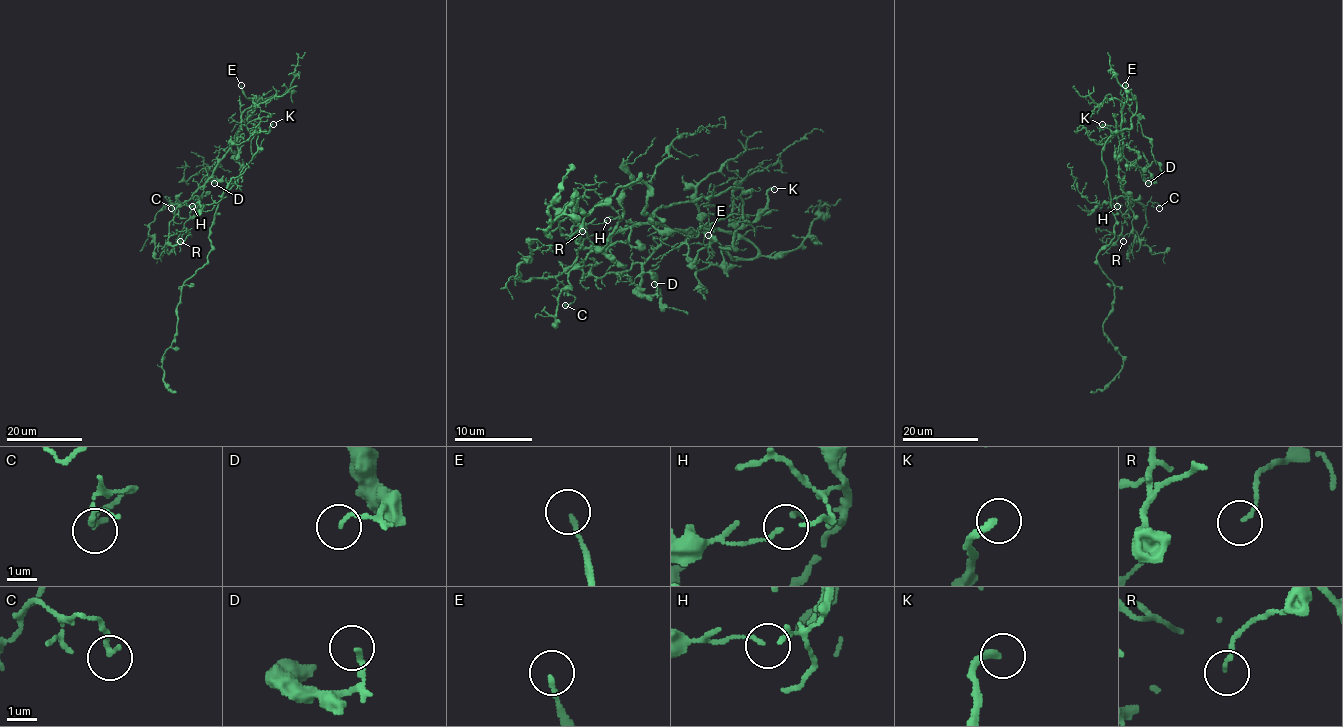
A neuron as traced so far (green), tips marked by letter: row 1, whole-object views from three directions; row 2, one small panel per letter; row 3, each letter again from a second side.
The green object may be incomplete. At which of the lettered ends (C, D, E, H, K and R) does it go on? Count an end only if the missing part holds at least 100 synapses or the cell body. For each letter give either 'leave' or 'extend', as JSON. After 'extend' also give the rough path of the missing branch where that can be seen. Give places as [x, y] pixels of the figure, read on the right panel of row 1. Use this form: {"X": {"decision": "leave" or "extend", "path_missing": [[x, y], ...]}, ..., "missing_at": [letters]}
{"C": {"decision": "leave"}, "D": {"decision": "leave"}, "E": {"decision": "extend", "path_missing": [[1125, 85], [1123, 78], [1106, 64], [1096, 50], [1102, 43]]}, "H": {"decision": "leave"}, "K": {"decision": "leave"}, "R": {"decision": "leave"}, "missing_at": ["E"]}

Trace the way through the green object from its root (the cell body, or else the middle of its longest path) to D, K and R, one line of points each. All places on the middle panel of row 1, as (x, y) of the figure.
D: (710, 196), (739, 187), (739, 220), (747, 216), (675, 229), (642, 266), (640, 291), (652, 295), (654, 284)
K: (710, 196), (739, 187), (743, 223), (747, 225), (767, 204), (767, 192), (774, 189)
R: (710, 196), (739, 187), (739, 220), (747, 216), (701, 229), (638, 223), (604, 253), (582, 231)

